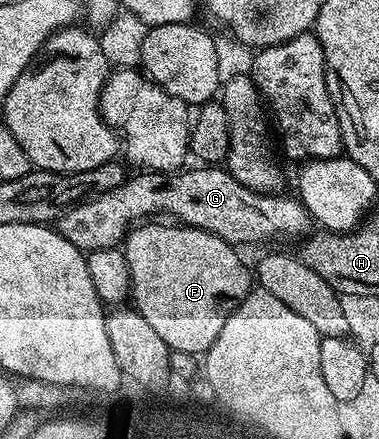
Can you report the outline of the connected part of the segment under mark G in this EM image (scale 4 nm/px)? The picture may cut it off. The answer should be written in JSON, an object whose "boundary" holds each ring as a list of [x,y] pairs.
{"boundary":[[[197,164],[194,170],[181,168],[176,173],[152,173],[139,172],[135,178],[126,177],[119,188],[111,188],[111,192],[98,194],[96,198],[91,198],[83,202],[78,202],[76,206],[65,211],[55,223],[55,229],[64,238],[71,240],[75,248],[83,252],[90,250],[102,250],[112,246],[120,247],[125,241],[126,234],[133,229],[134,225],[142,220],[152,219],[154,216],[165,216],[170,214],[170,219],[178,223],[194,226],[200,230],[211,232],[219,236],[224,242],[229,242],[235,248],[242,248],[248,242],[269,242],[272,238],[298,238],[304,239],[310,233],[311,219],[307,208],[296,197],[285,198],[284,193],[260,194],[235,180],[228,169],[217,164]]]}

